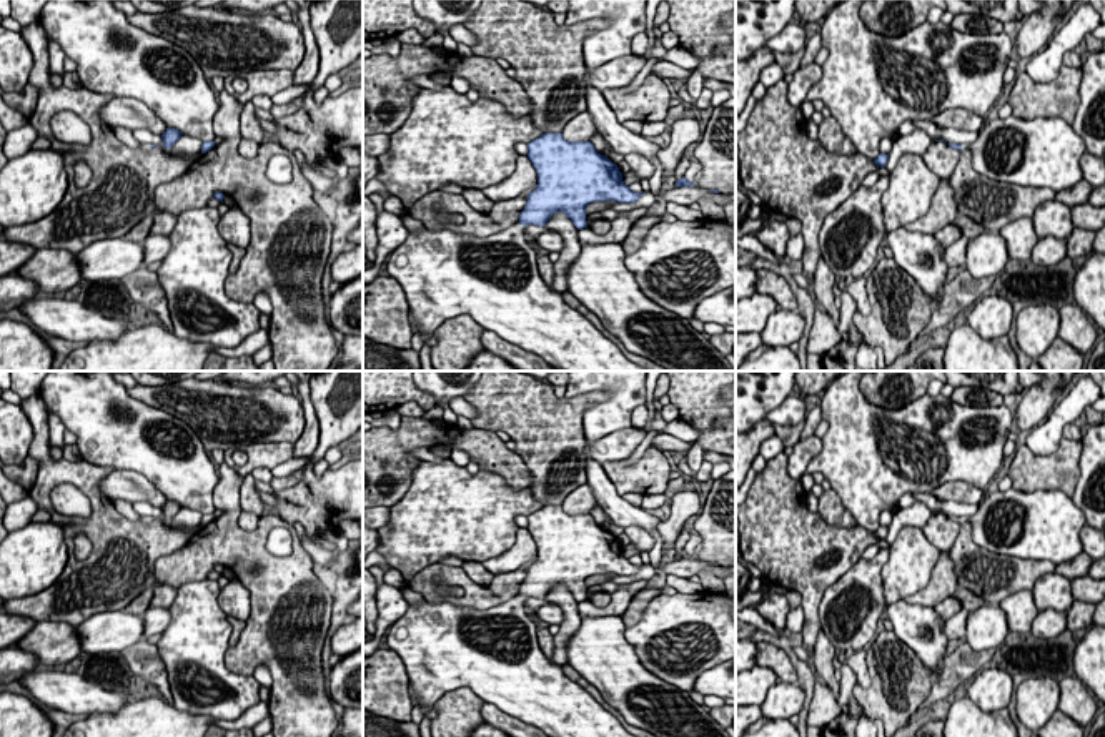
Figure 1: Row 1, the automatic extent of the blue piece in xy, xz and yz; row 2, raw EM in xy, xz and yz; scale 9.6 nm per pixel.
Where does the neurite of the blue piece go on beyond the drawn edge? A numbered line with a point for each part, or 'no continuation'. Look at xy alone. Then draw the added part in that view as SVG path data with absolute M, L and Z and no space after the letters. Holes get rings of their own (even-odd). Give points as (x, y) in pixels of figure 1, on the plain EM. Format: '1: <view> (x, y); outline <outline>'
no continuation

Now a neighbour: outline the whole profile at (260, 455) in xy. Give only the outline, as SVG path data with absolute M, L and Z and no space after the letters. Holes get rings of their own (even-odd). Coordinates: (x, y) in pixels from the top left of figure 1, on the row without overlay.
M255 443L243 448L248 454L248 462L245 466L238 466L233 461L235 449L223 451L225 464L235 469L240 476L246 477L256 467L273 469L278 464L293 459L293 444L291 443Z

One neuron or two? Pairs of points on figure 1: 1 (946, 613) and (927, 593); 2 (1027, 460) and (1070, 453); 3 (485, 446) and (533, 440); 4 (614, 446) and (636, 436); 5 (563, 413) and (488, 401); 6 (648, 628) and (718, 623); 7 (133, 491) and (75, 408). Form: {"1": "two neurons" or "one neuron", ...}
{"1": "two neurons", "2": "one neuron", "3": "two neurons", "4": "one neuron", "5": "one neuron", "6": "one neuron", "7": "two neurons"}

